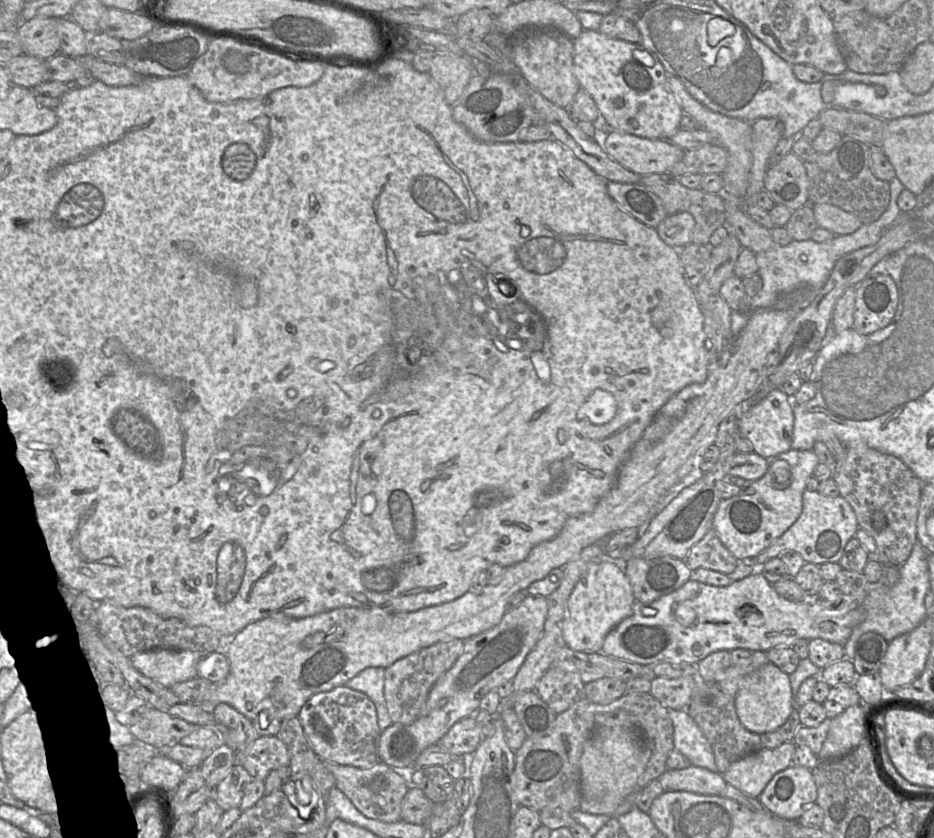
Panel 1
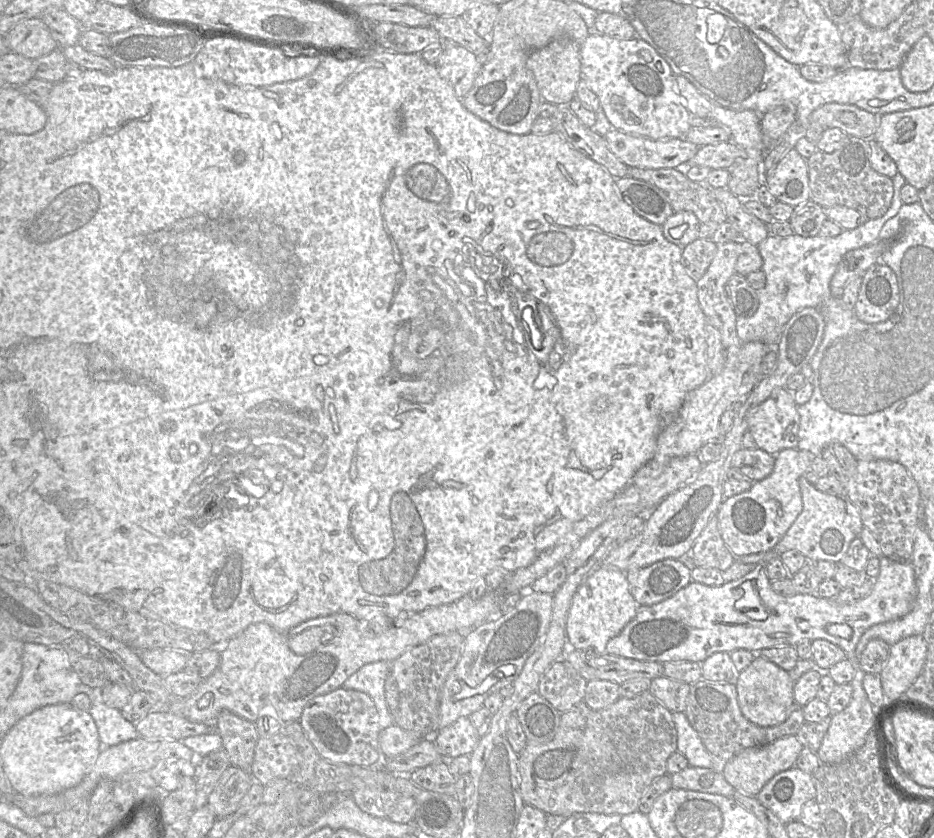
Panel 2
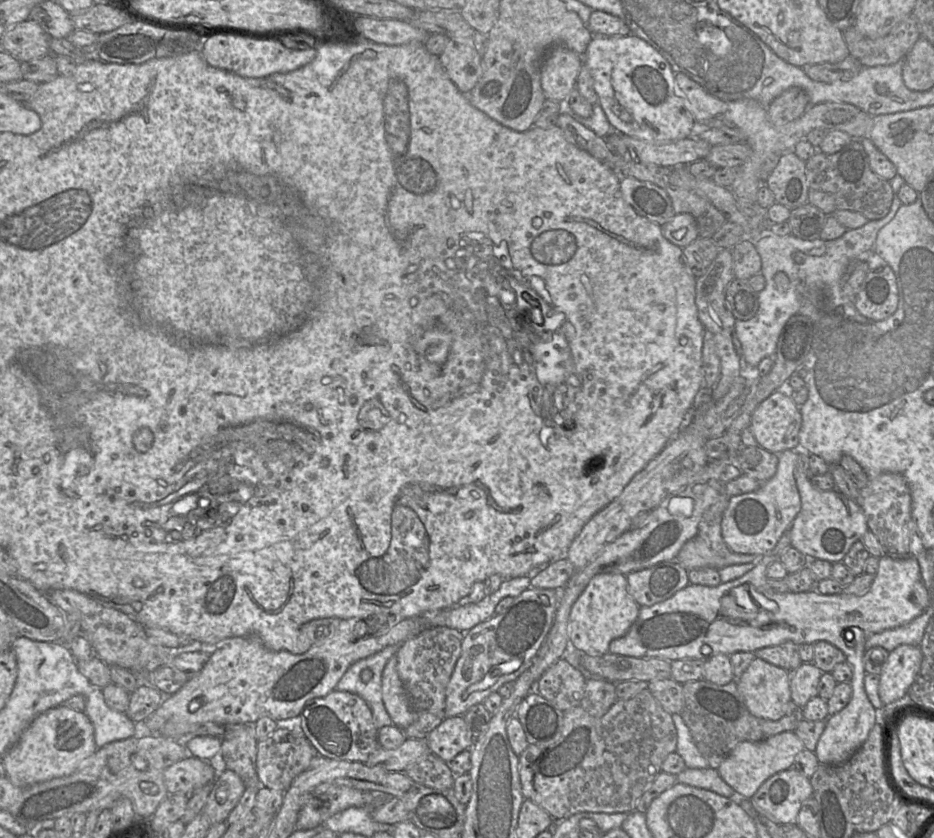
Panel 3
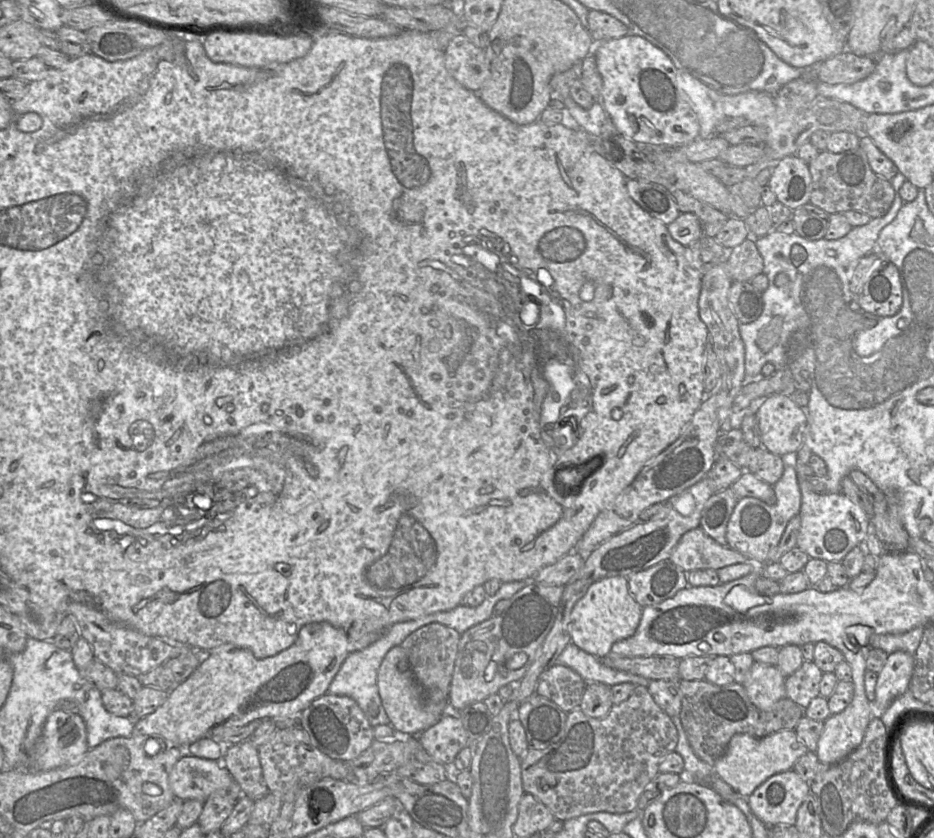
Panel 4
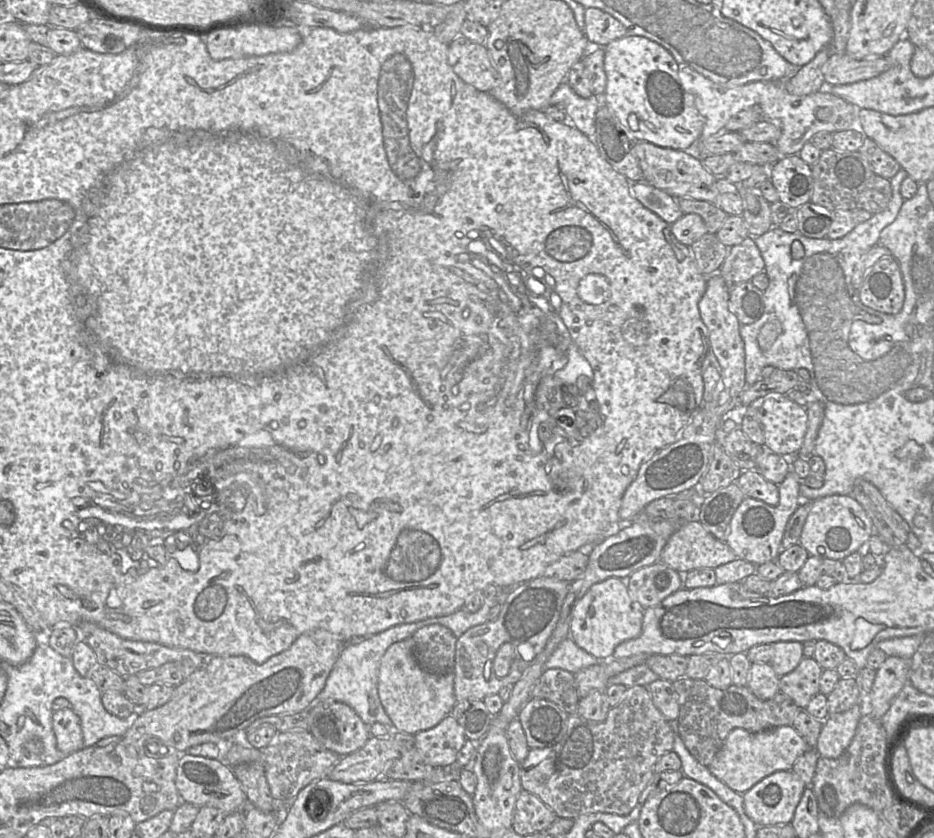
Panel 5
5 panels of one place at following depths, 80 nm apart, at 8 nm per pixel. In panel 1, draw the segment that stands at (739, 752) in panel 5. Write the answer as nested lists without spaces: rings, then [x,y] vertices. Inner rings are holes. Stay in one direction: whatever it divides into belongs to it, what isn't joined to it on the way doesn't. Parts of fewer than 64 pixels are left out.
[[[790,741],[773,749],[760,750],[732,763],[722,776],[727,784],[731,784],[748,795],[759,798],[773,776],[792,765],[795,749],[796,744]]]

